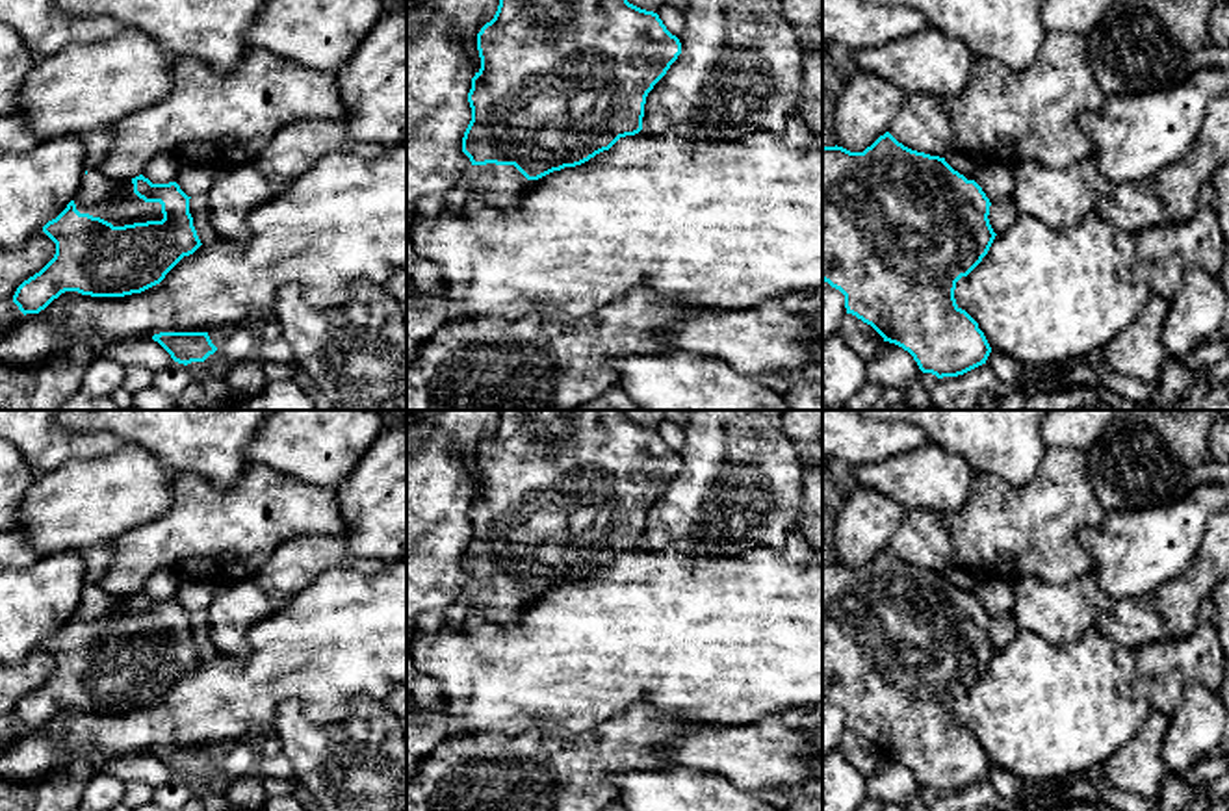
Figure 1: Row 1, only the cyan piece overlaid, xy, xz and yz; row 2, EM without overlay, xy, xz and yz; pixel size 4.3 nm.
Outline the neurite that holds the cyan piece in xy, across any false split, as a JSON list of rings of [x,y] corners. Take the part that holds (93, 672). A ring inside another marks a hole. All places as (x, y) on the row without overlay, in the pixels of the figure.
[[[87,583],[74,614],[43,642],[56,659],[54,674],[17,703],[13,718],[26,731],[39,729],[65,707],[124,713],[160,700],[184,672],[202,661],[189,629],[189,614],[176,598],[152,599],[143,590],[113,596]]]

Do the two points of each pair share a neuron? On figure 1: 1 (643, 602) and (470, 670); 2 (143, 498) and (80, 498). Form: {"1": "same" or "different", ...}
{"1": "same", "2": "same"}

